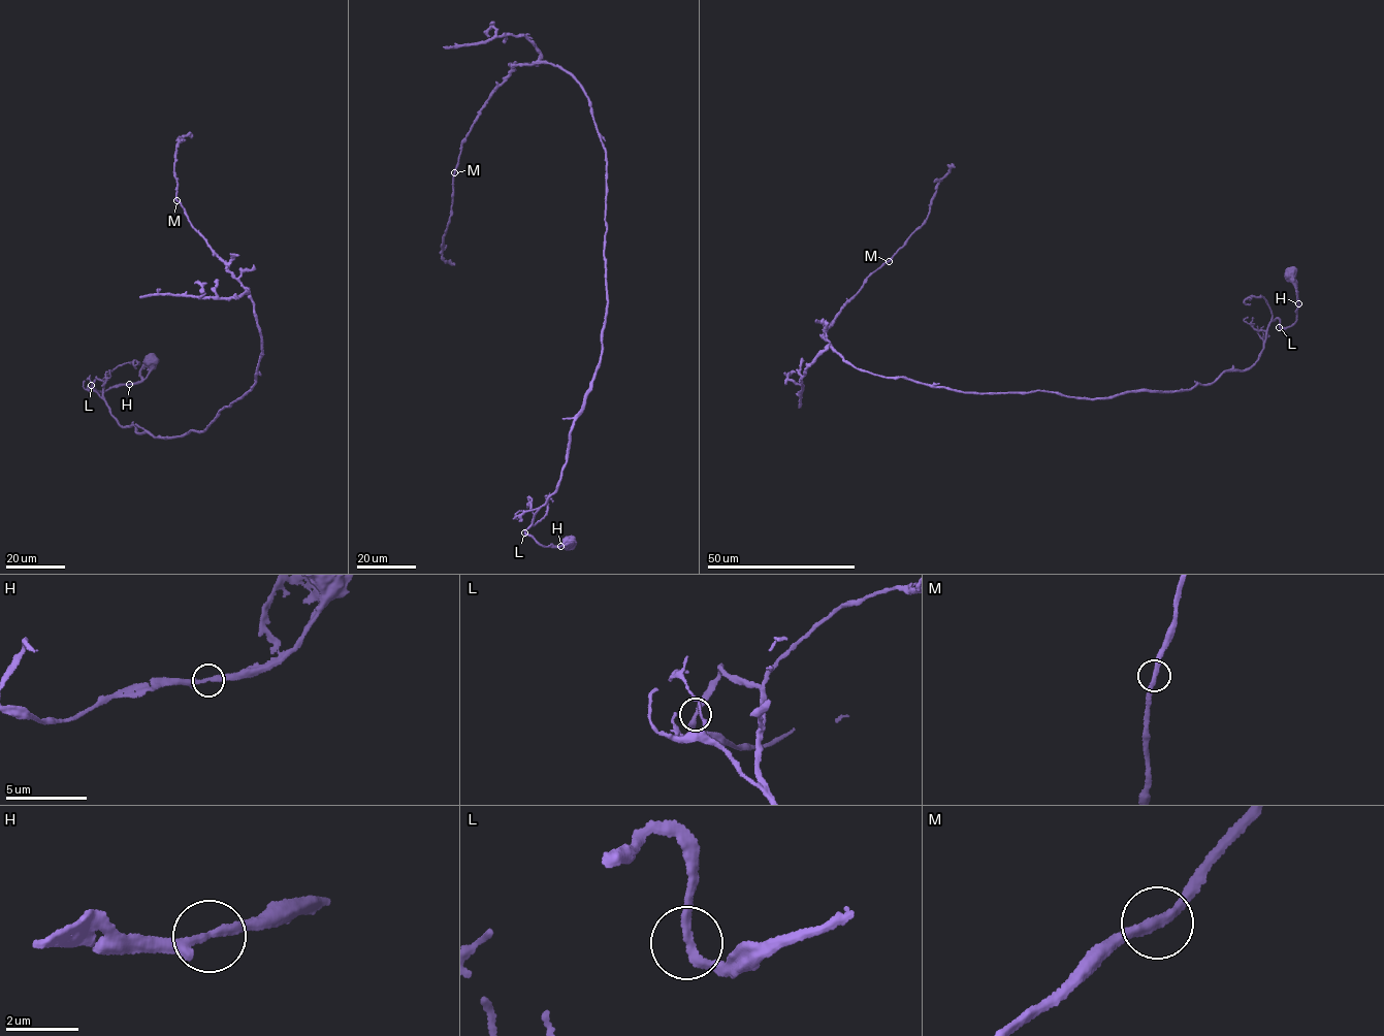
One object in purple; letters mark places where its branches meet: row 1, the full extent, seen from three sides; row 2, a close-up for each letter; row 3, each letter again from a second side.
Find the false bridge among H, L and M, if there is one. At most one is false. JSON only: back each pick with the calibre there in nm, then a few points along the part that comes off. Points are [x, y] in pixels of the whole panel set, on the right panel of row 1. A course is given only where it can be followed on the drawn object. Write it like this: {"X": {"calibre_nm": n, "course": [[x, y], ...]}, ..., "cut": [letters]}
{"cut": []}

